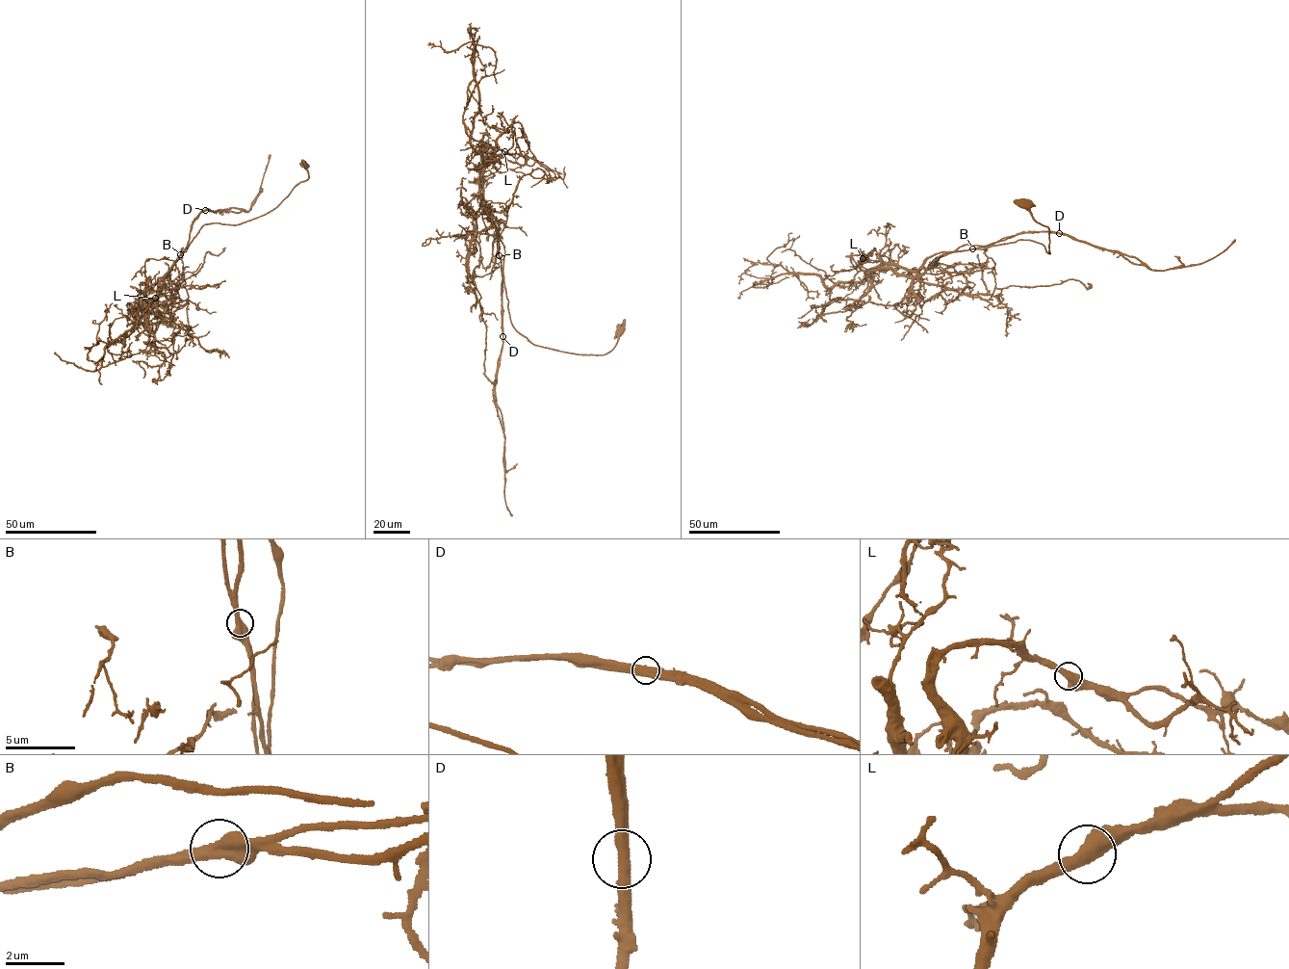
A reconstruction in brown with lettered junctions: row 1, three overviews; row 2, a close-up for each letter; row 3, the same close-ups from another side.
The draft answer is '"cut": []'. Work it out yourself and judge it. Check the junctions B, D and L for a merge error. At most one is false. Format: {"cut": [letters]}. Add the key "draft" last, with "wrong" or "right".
{"cut": ["D"], "draft": "wrong"}

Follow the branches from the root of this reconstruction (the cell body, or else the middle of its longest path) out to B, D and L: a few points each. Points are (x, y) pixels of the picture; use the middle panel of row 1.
B: (618, 331), (616, 345), (603, 354), (578, 354), (532, 343), (518, 333), (510, 321), (499, 255)
D: (618, 331), (616, 345), (603, 354), (578, 354), (532, 343), (518, 333), (510, 321), (501, 260), (502, 336)
L: (618, 331), (608, 353), (580, 354), (532, 343), (512, 325), (479, 179), (486, 150), (504, 151)

